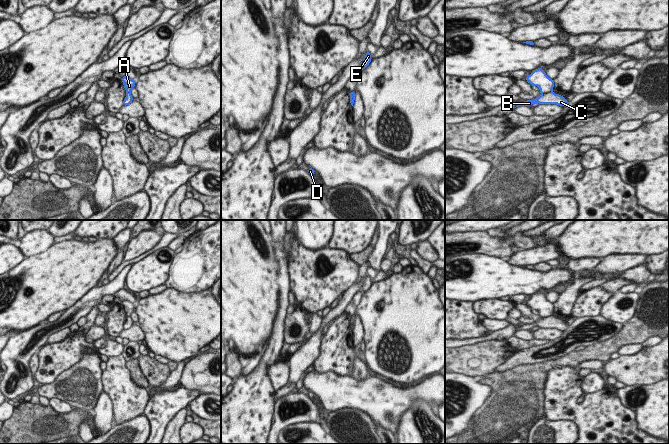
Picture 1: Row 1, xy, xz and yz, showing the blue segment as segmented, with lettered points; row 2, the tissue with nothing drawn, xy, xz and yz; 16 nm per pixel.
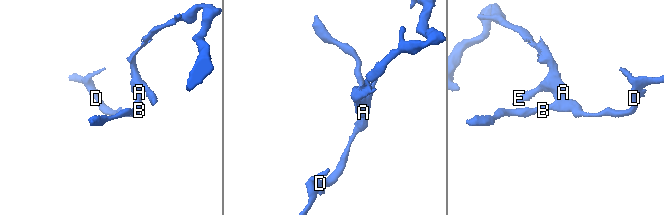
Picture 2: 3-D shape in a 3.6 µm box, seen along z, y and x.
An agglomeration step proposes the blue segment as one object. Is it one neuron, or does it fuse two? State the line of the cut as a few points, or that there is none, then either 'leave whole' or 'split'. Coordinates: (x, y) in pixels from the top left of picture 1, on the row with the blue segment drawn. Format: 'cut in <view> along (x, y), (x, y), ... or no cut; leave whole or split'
cut in yz along (551, 91), (543, 94); split

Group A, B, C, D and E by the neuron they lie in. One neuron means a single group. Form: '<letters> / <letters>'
A E / B C D

